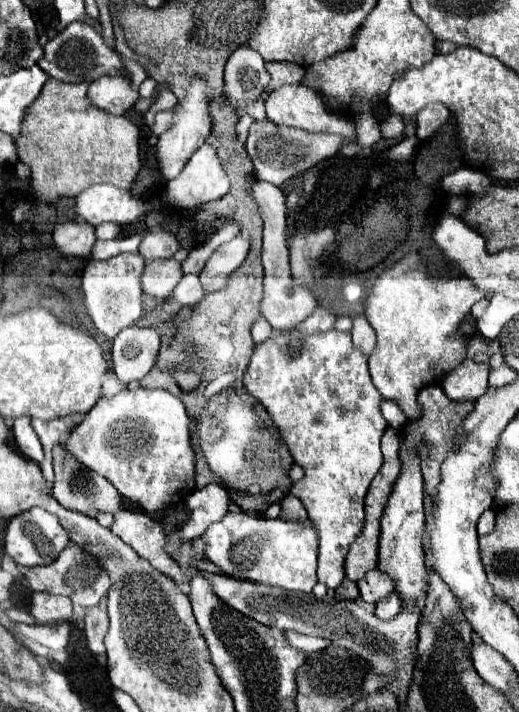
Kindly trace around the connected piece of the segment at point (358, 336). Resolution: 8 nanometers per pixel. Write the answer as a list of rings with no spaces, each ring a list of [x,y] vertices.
[[[360,315],[354,319],[354,327],[352,327],[352,343],[358,351],[362,351],[366,357],[370,355],[370,351],[374,351],[374,329],[370,327],[370,323],[366,323],[366,319]]]

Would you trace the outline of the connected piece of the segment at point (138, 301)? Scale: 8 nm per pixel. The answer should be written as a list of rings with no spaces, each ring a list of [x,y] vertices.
[[[122,253],[106,261],[90,261],[82,275],[82,293],[86,311],[96,325],[96,329],[106,337],[114,339],[118,331],[132,327],[144,315],[142,309],[142,283],[140,275],[144,271],[144,259],[140,253]]]

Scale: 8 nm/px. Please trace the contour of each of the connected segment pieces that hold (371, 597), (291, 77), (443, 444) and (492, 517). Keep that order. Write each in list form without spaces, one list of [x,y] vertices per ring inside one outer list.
[[[372,569],[366,573],[364,579],[358,581],[358,589],[360,589],[360,597],[366,603],[378,603],[380,599],[384,599],[394,591],[394,583],[380,569]]]
[[[266,63],[266,69],[272,77],[266,91],[274,91],[274,89],[278,89],[282,85],[290,85],[290,83],[300,83],[304,77],[304,67],[294,65],[294,63]]]
[[[438,385],[422,387],[418,391],[418,403],[422,403],[422,419],[416,419],[414,423],[406,423],[402,429],[402,443],[400,443],[400,455],[404,453],[416,453],[420,457],[420,467],[422,467],[422,477],[424,477],[424,493],[434,501],[436,487],[440,483],[440,465],[442,459],[446,459],[448,451],[454,447],[454,431],[462,419],[474,409],[474,403],[450,403],[446,399],[446,393]]]
[[[494,509],[484,511],[484,513],[480,515],[480,519],[478,519],[478,535],[482,537],[482,535],[490,533],[490,531],[494,529],[494,521],[496,521],[496,511],[494,511]]]

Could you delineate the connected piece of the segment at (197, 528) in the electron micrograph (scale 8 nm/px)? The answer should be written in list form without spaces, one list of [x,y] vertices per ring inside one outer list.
[[[210,483],[202,489],[196,489],[186,499],[188,519],[182,523],[182,539],[190,541],[200,537],[210,523],[222,519],[228,513],[230,493],[220,483]]]

